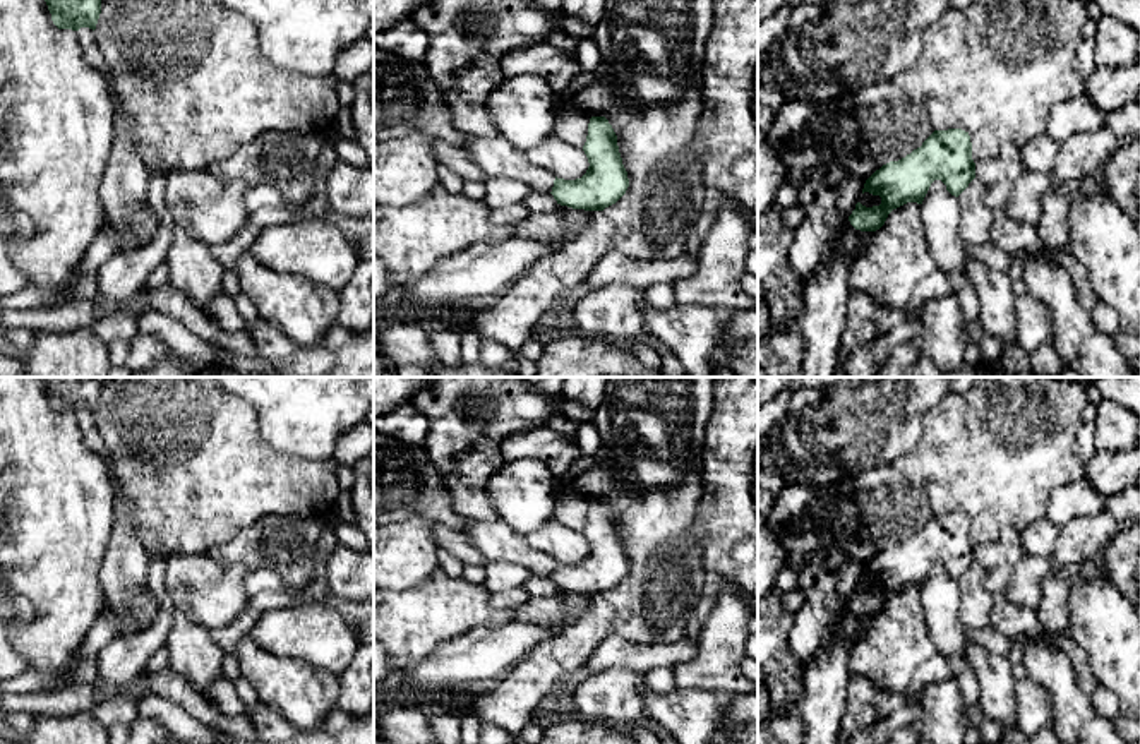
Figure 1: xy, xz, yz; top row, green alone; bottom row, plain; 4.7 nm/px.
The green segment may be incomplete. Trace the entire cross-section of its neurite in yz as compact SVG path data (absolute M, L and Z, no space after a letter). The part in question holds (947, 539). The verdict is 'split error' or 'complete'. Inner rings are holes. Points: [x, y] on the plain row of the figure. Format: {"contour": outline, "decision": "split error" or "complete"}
{"contour": "M934 514L921 531L883 549L866 564L862 578L879 579L881 588L866 591L857 586L849 605L855 614L876 615L893 593L907 586L922 588L934 564L941 564L946 574L958 581L974 562L975 547L969 516Z", "decision": "complete"}

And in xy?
{"contour": "M39 377L58 413L79 415L81 411L96 413L101 398L101 382L94 377Z", "decision": "complete"}

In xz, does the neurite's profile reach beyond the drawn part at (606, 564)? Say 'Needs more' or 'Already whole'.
Already whole

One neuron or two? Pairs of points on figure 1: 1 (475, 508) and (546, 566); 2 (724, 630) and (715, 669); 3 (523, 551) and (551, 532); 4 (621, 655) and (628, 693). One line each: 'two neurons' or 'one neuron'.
1: two neurons
2: one neuron
3: two neurons
4: two neurons

